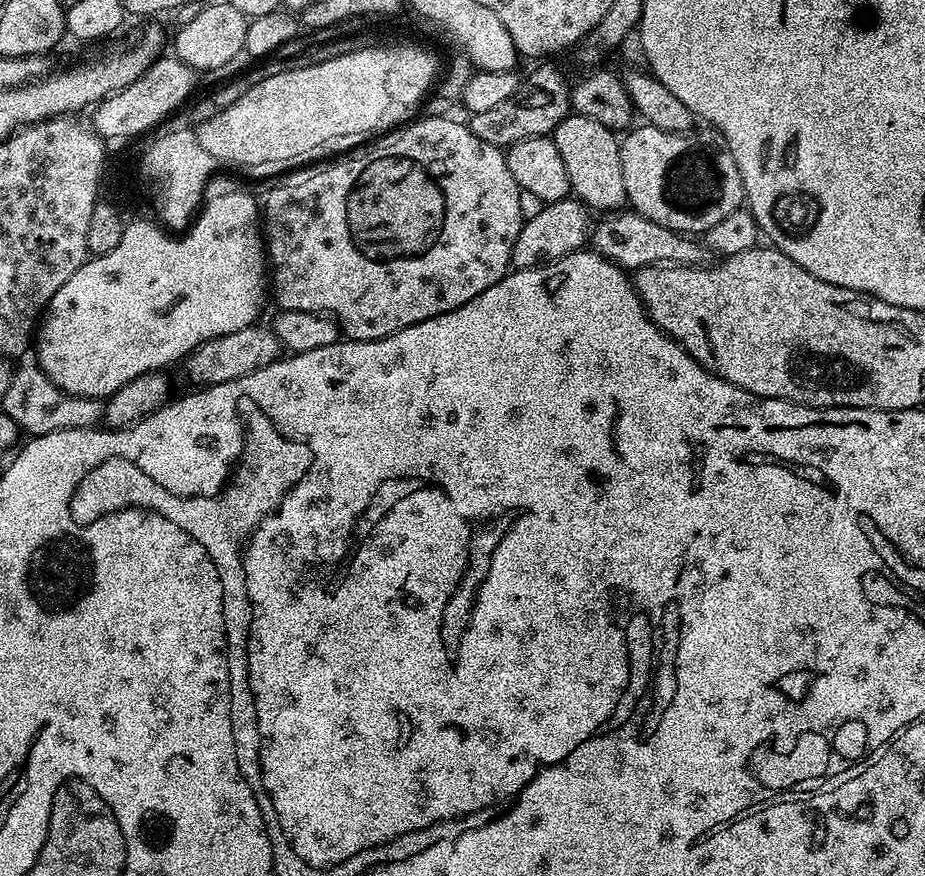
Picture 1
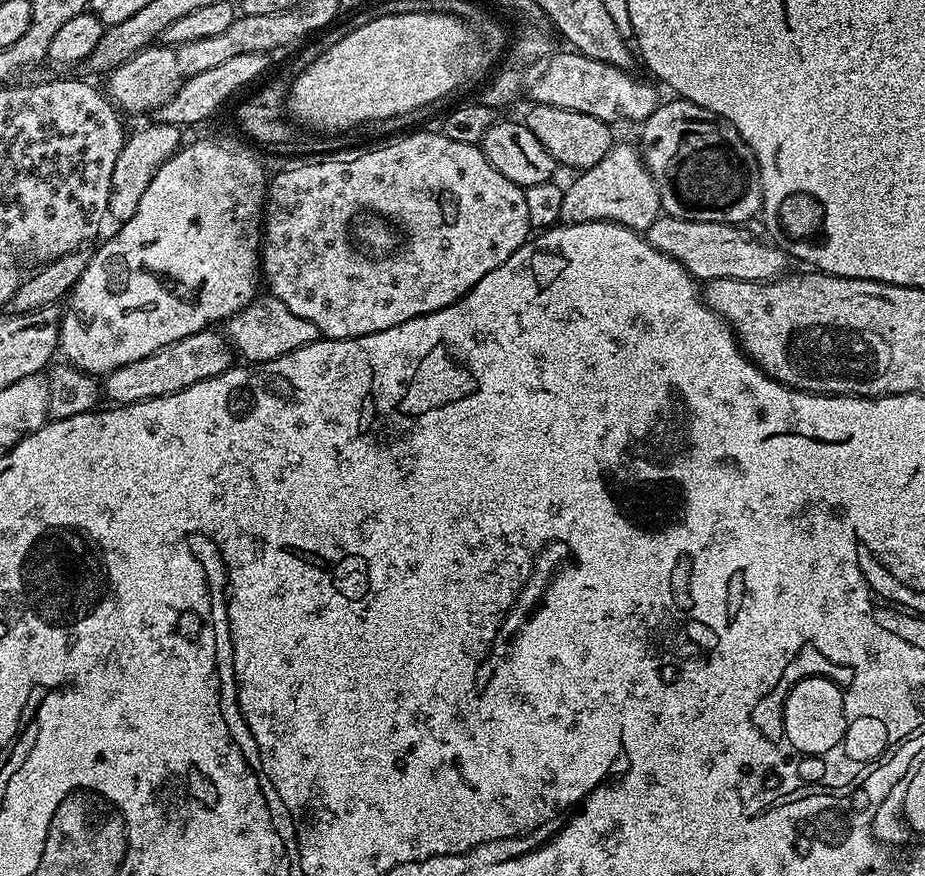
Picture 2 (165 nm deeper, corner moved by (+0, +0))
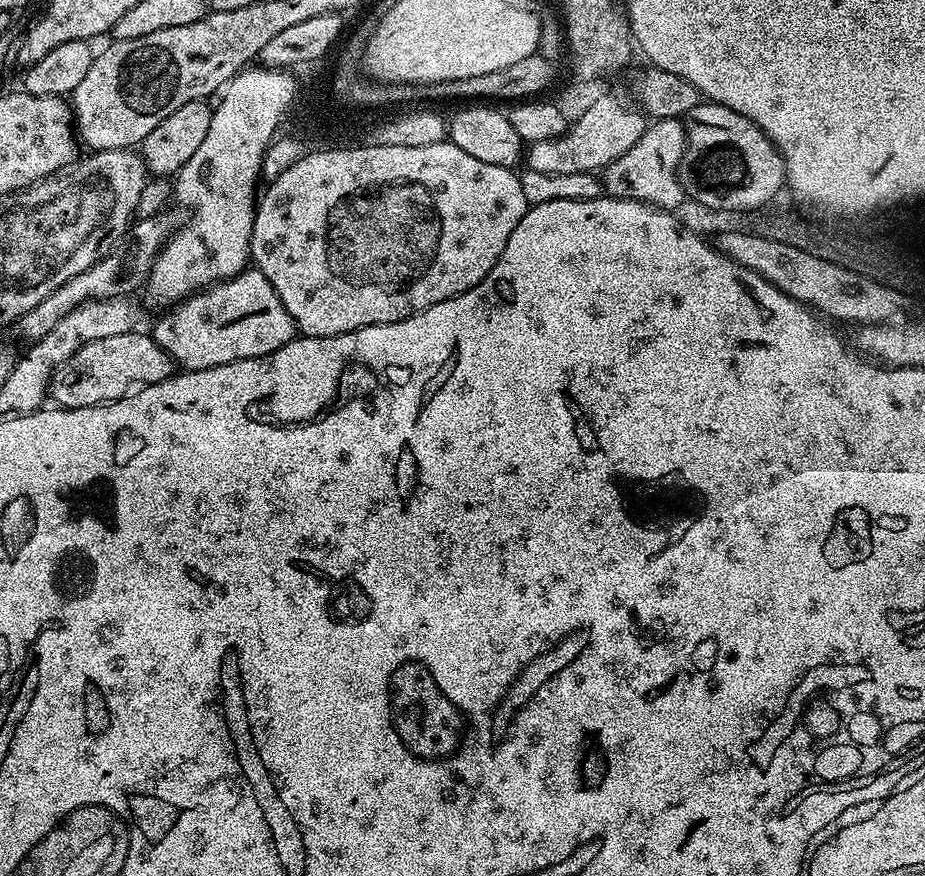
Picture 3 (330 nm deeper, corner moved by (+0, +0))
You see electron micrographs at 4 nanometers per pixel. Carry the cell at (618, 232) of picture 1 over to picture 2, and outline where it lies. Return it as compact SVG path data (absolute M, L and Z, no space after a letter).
M662 214L650 225L646 238L654 250L672 256L674 262L681 264L697 282L718 278L778 280L789 271L788 253L771 242L756 239L744 226L722 222L694 222Z

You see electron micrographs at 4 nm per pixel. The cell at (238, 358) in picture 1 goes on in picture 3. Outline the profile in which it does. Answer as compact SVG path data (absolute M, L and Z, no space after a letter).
M140 331L114 334L114 338L98 338L98 342L86 342L86 346L74 350L74 354L70 354L52 375L51 403L62 408L89 408L130 398L146 386L169 380L174 374L174 361L151 334Z

